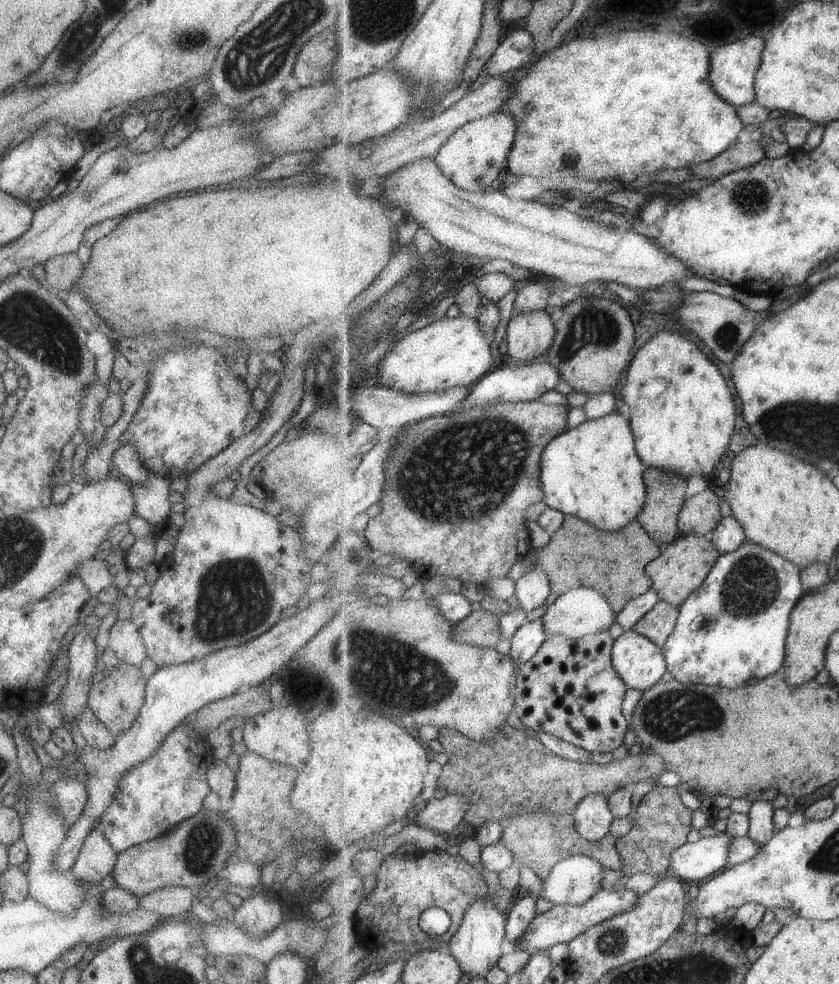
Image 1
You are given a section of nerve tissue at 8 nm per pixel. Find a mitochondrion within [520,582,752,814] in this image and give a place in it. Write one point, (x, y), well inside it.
(673, 715)

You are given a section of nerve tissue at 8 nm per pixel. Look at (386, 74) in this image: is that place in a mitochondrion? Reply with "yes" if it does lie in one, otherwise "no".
no

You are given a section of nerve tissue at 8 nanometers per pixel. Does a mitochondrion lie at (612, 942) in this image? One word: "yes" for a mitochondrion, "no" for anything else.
yes

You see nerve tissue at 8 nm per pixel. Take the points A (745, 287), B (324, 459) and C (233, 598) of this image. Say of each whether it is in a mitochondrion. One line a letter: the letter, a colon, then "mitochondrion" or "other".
A: other
B: other
C: mitochondrion

